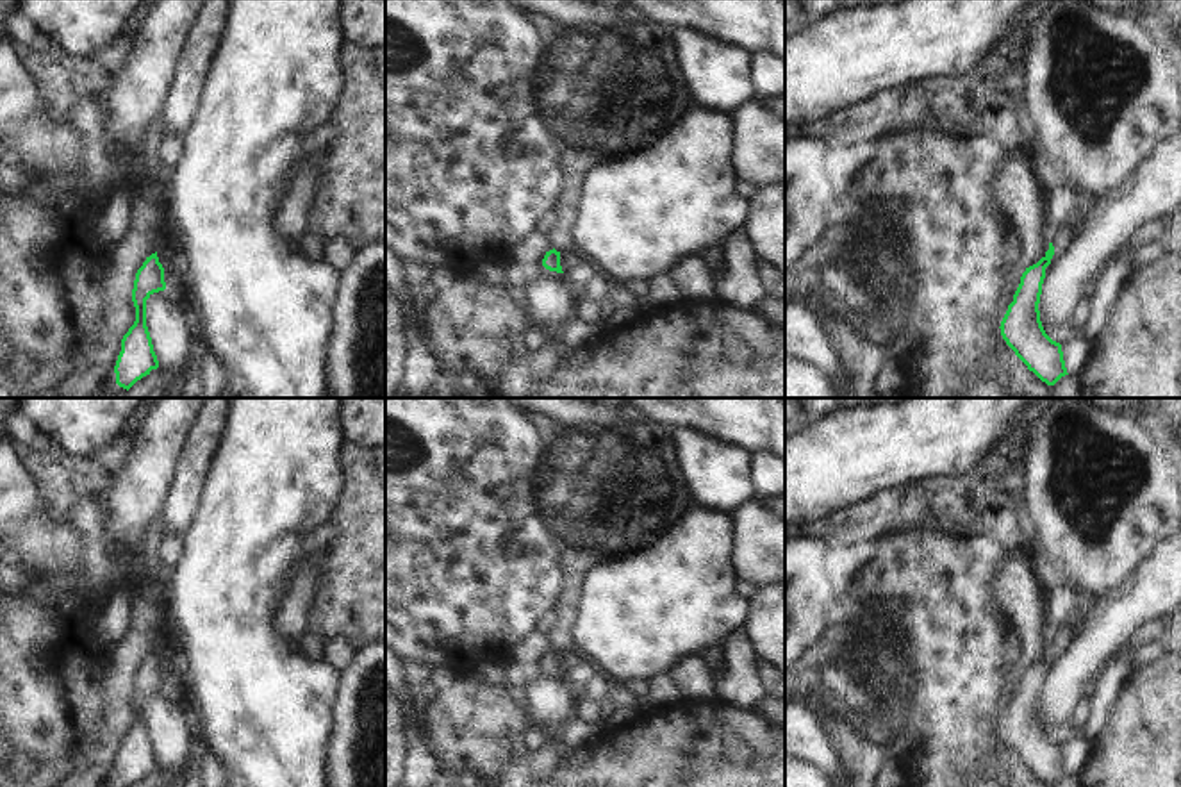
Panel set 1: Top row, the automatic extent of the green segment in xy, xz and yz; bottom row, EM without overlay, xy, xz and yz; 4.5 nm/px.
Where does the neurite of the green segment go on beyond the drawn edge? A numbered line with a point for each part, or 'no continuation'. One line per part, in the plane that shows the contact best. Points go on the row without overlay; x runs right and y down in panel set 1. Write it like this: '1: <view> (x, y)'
1: yz (1083, 602)

